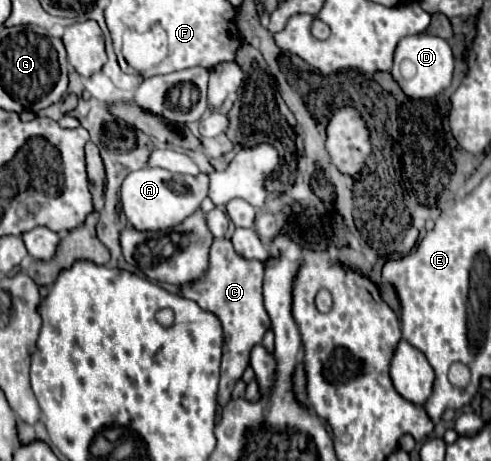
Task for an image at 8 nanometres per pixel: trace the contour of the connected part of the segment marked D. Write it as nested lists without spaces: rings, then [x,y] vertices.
[[[421,33],[421,35],[409,35],[399,41],[395,55],[393,55],[393,67],[391,75],[403,89],[403,93],[411,99],[427,99],[427,97],[437,97],[451,85],[453,77],[453,53],[451,47],[445,39]]]

